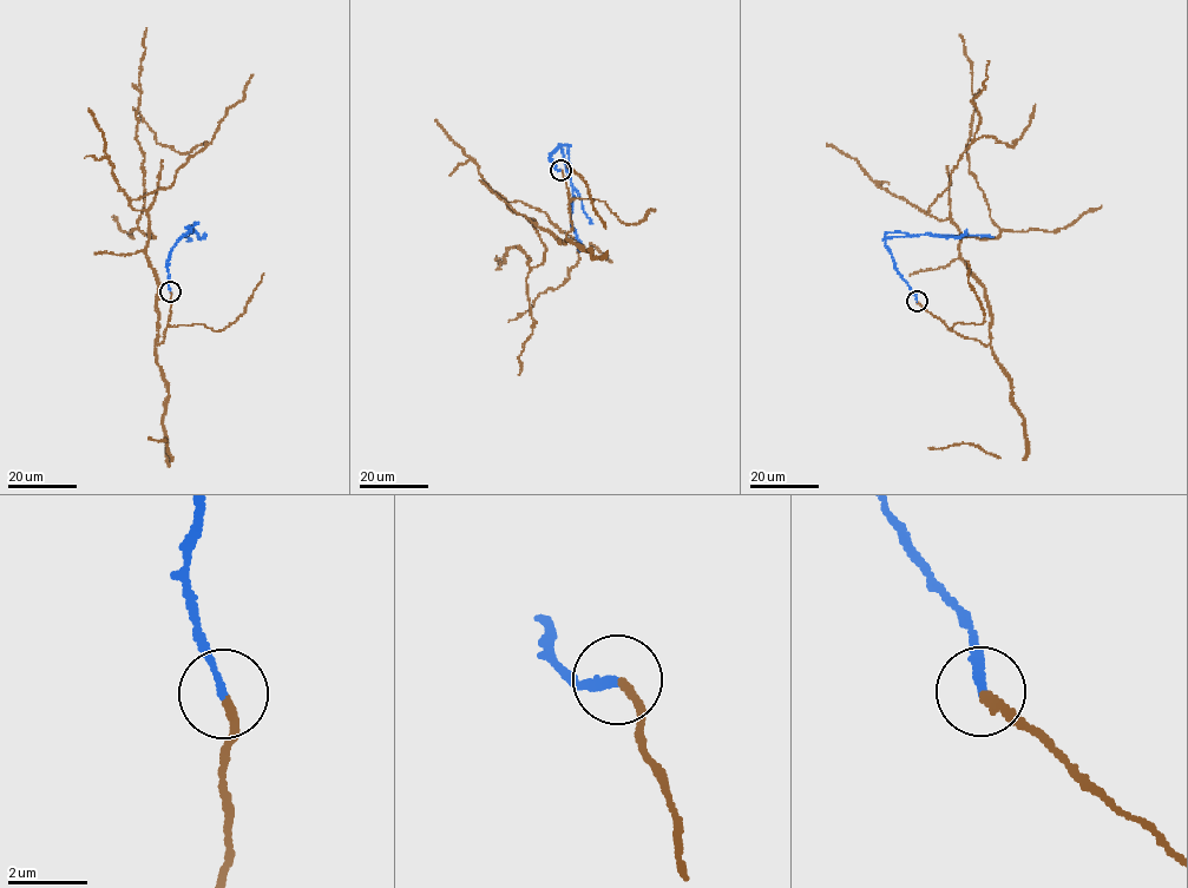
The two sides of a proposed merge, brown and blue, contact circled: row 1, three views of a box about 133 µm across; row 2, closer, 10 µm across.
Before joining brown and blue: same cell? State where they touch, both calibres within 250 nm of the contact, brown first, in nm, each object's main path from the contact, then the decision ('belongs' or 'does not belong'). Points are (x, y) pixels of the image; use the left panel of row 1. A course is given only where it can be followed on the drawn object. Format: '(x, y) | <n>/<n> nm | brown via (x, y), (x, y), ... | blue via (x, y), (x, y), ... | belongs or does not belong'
(170, 291) | 200/190 nm | brown via (170, 293), (157, 344), (149, 216), (129, 203), (170, 186), (207, 142), (181, 153), (161, 145), (133, 107) | blue via (170, 293), (169, 254), (196, 223), (184, 236), (191, 238), (186, 242) | does not belong

